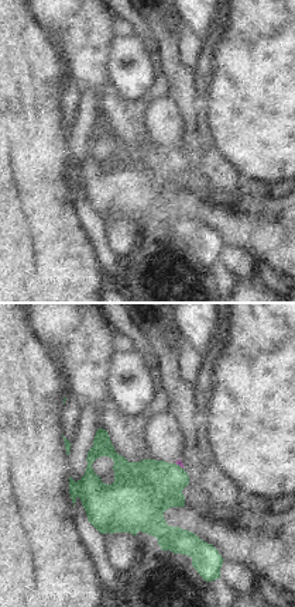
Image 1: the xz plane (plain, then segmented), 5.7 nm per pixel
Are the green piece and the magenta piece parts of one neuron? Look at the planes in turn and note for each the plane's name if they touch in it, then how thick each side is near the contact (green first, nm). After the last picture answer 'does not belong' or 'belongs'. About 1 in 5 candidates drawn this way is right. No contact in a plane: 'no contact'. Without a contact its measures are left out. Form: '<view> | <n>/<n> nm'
xz | 340/30 nm

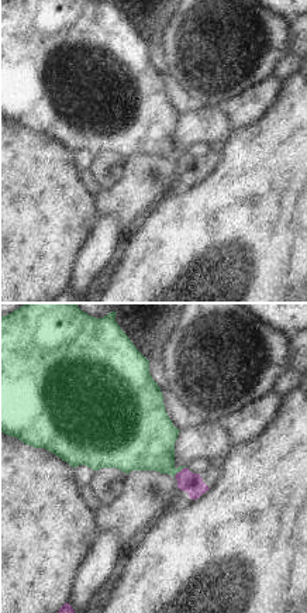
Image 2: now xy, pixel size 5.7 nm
xy | 320/120 nm

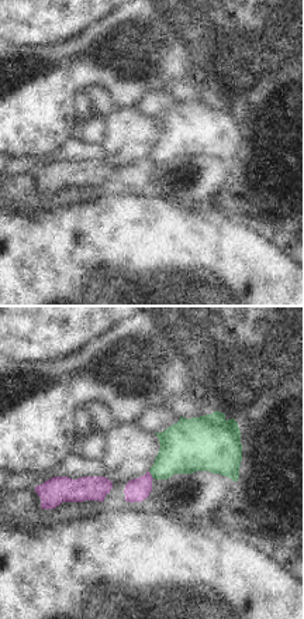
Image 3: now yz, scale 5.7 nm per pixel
yz | 280/130 nm

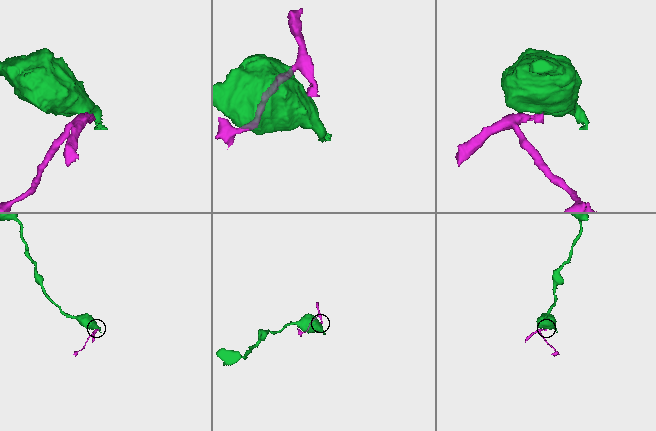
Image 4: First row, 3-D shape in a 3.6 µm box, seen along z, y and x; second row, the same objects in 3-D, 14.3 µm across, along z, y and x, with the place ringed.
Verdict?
does not belong

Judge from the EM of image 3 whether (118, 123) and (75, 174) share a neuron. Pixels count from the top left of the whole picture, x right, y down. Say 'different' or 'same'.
different

